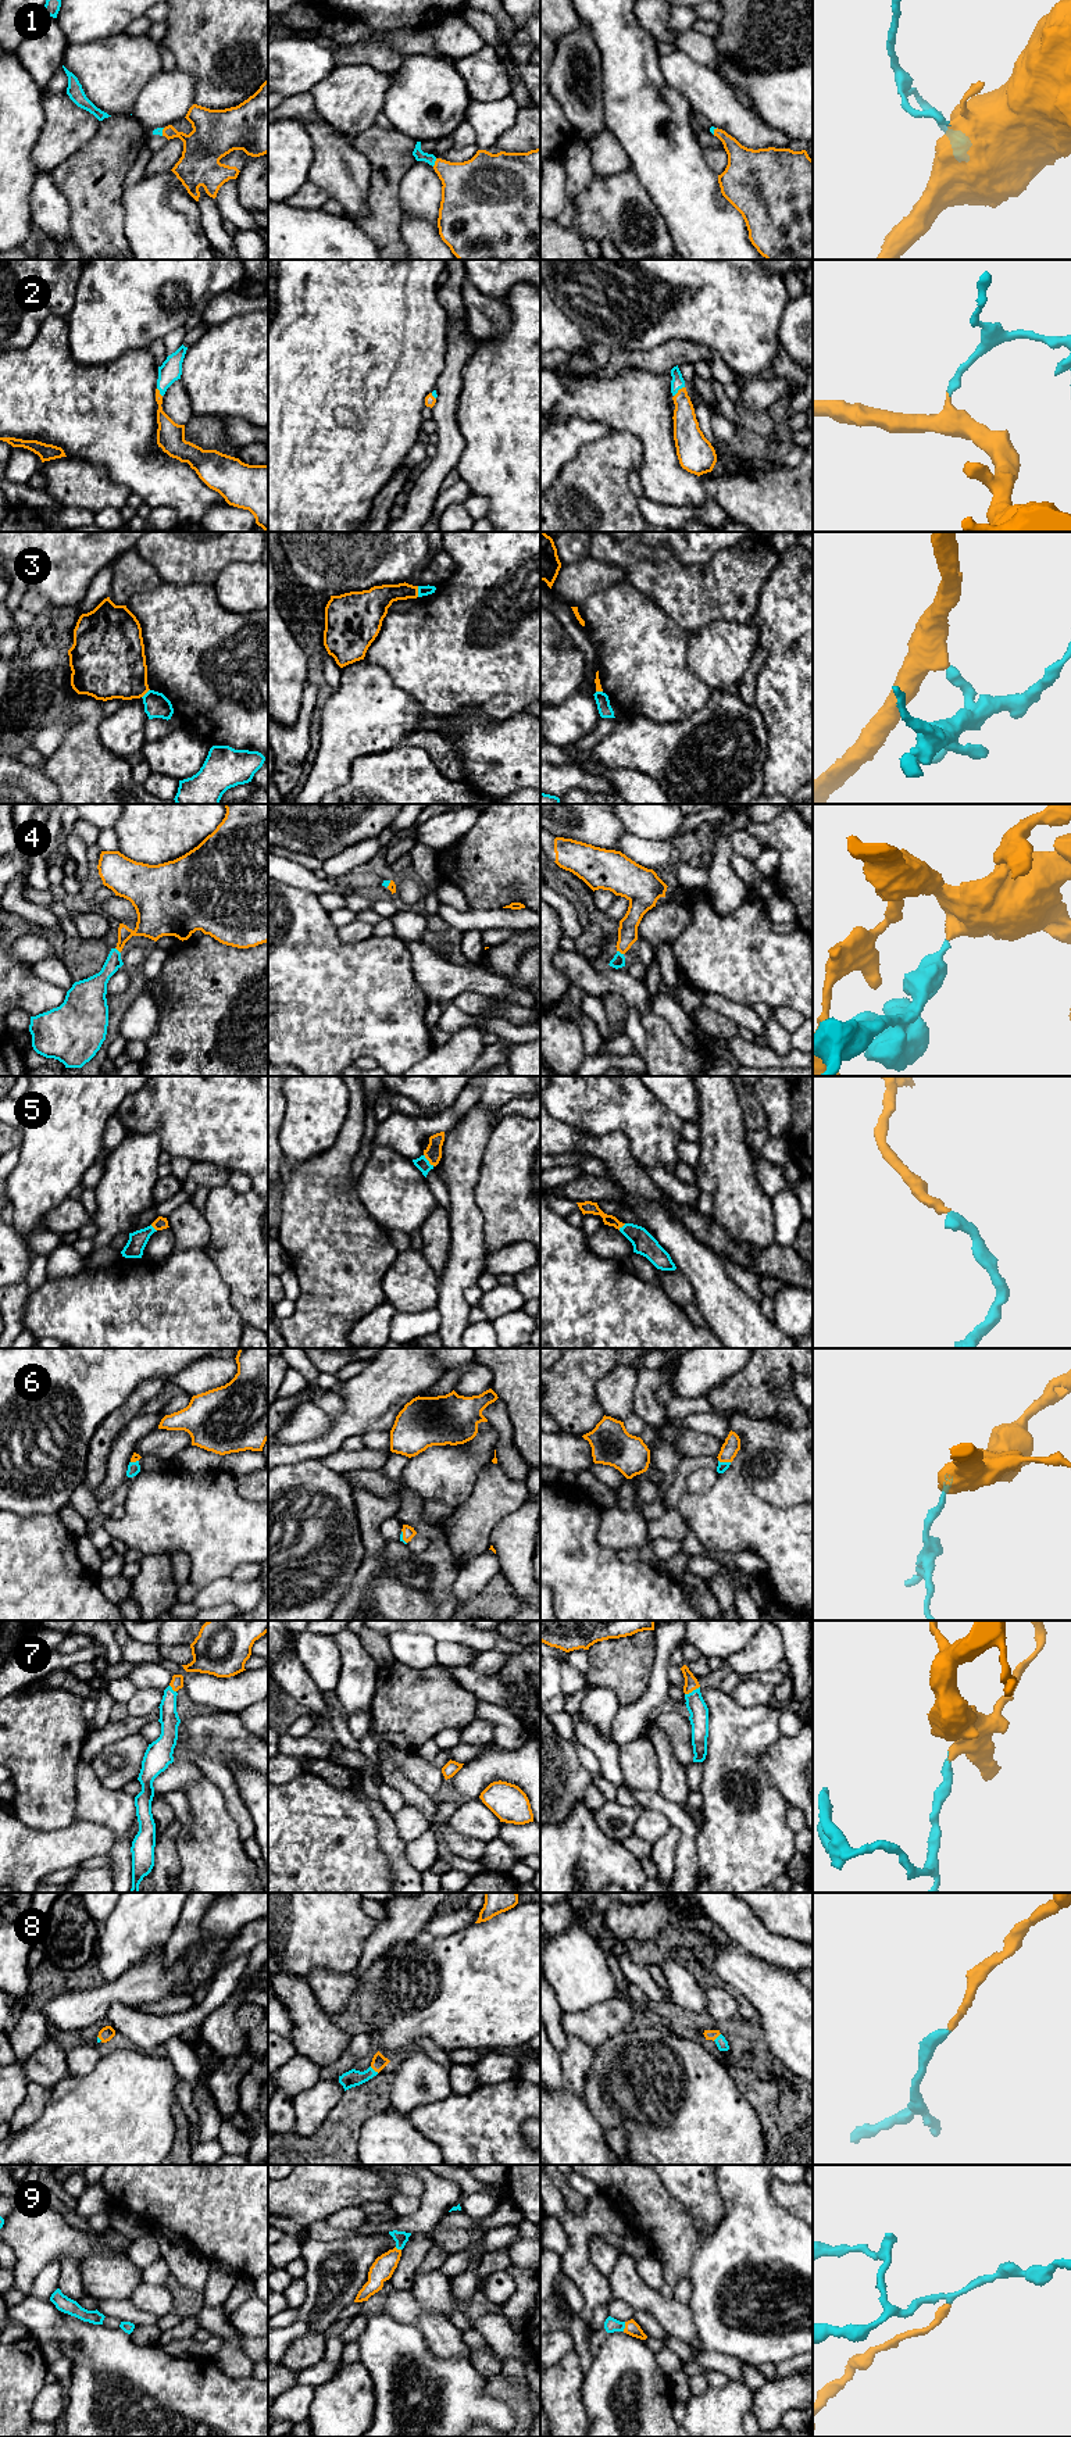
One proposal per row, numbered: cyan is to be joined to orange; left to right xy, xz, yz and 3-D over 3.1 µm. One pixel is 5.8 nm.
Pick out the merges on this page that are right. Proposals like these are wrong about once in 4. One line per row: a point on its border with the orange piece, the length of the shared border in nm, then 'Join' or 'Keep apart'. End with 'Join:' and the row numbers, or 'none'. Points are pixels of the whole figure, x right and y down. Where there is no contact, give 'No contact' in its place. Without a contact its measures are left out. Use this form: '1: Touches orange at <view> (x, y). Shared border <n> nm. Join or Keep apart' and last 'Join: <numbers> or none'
1: Touches orange at xz (435, 163). Shared border 50 nm. Join
2: Touches orange at yz (678, 390). Shared border 90 nm. Join
3: Touches orange at xz (417, 592). Shared border 60 nm. Keep apart
4: Touches orange at yz (620, 951). Shared border 50 nm. Join
5: Touches orange at xz (428, 1160). Shared border 90 nm. Join
6: Touches orange at yz (724, 1461). Shared border 70 nm. Join
7: Touches orange at yz (692, 1690). Shared border 100 nm. Join
8: Touches orange at xz (374, 2069). Shared border 70 nm. Join
9: Touches orange at yz (625, 2326). Shared border 60 nm. Join
Join: 1, 2, 4, 5, 6, 7, 8, 9

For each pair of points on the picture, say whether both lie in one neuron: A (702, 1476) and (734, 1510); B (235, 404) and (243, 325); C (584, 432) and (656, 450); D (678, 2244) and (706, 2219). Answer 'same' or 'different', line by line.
A: different
B: same
C: different
D: different

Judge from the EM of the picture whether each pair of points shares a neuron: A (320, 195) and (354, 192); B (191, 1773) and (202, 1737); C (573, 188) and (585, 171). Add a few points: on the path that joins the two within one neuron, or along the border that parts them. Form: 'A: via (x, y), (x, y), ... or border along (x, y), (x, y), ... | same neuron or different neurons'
A: border along (309, 179), (321, 186), (329, 199) | different neurons
B: border along (174, 1760), (192, 1764) | different neurons
C: via (574, 183), (581, 175) | same neuron

